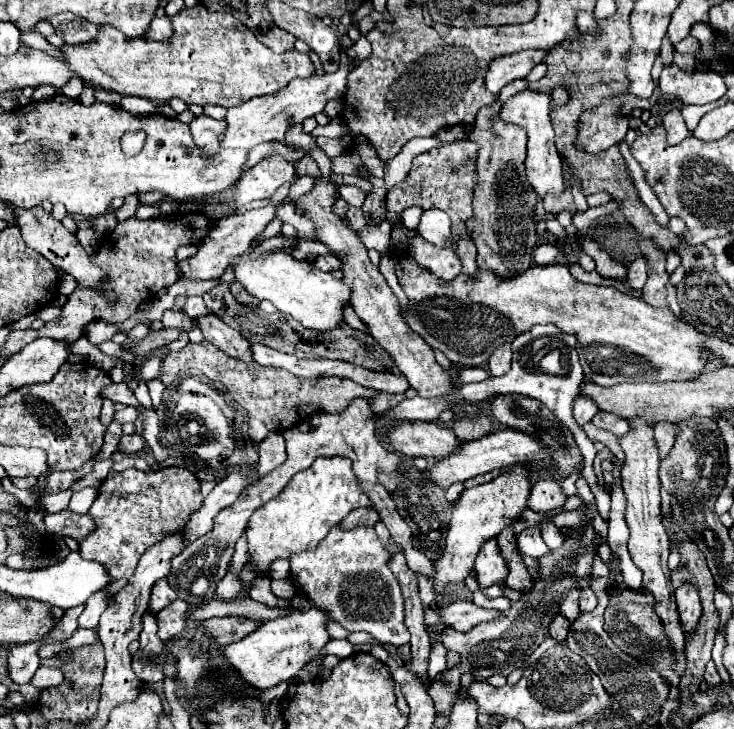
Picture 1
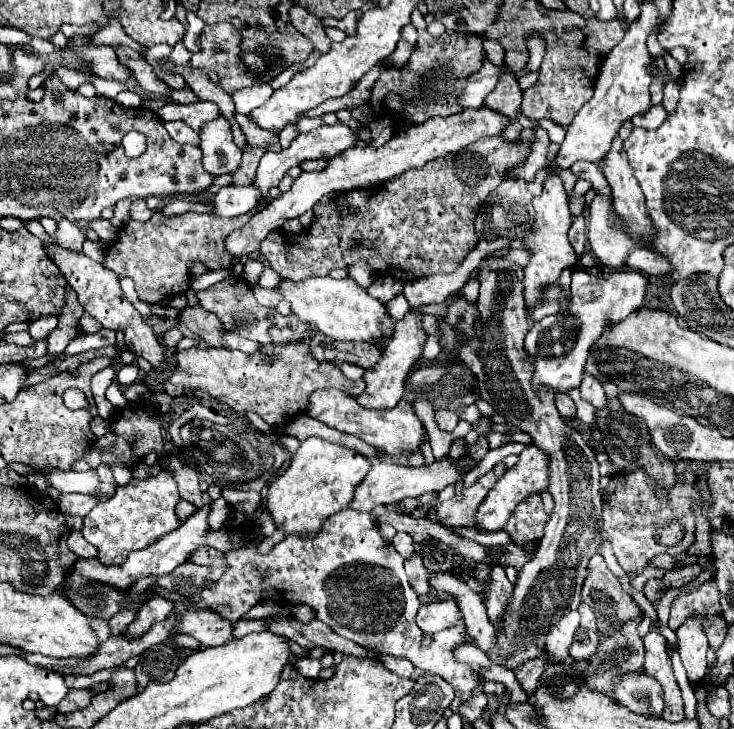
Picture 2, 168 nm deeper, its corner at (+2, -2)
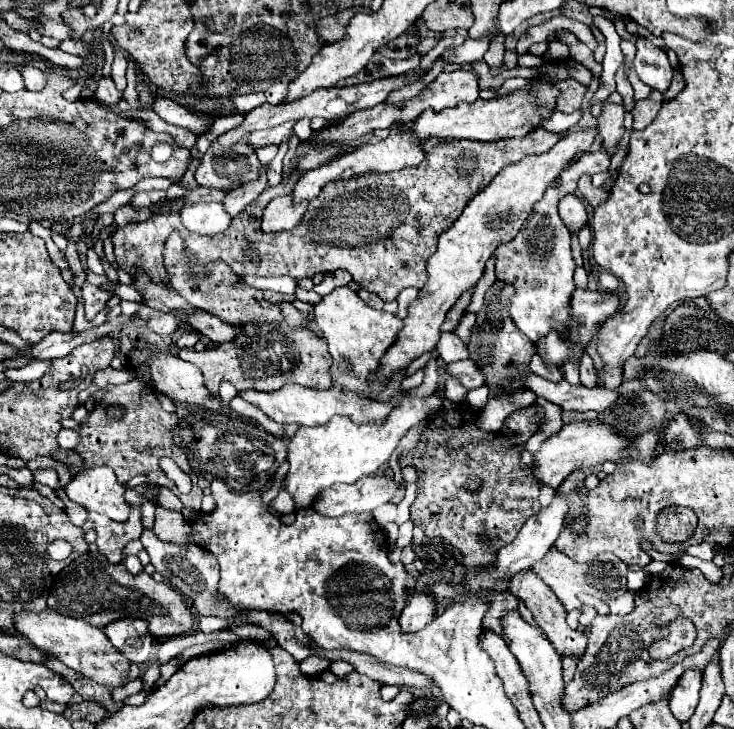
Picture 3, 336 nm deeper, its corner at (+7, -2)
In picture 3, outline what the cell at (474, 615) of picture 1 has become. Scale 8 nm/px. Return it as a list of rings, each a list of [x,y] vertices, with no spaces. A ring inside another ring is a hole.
[[[415,593],[405,605],[405,611],[399,617],[399,625],[403,631],[419,631],[429,623],[433,623],[435,617],[437,617],[437,599],[433,595]]]

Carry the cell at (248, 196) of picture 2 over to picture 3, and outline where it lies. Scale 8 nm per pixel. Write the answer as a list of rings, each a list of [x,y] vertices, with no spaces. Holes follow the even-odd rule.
[[[195,203],[181,209],[181,219],[189,231],[199,235],[217,235],[225,231],[231,223],[229,213],[223,209],[223,203]]]

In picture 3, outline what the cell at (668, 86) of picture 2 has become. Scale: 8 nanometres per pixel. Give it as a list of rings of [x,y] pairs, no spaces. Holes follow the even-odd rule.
[[[627,17],[627,33],[631,33],[633,37],[637,37],[637,55],[635,55],[635,71],[639,75],[639,79],[649,85],[651,89],[657,89],[661,93],[667,91],[671,77],[673,77],[673,67],[669,65],[667,53],[661,51],[659,47],[651,45],[643,35],[637,33],[637,23]]]

